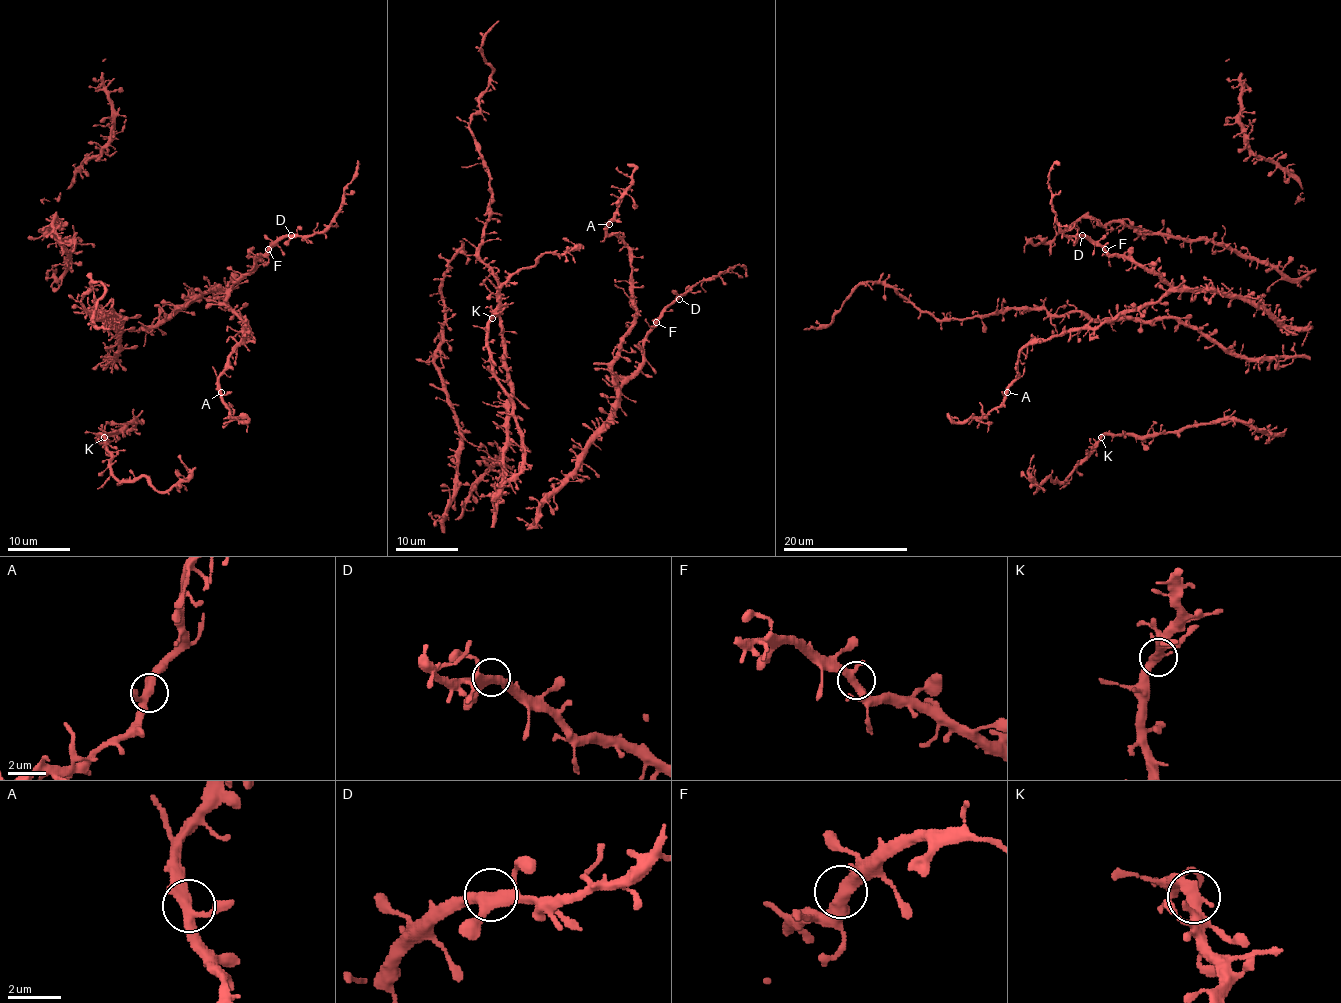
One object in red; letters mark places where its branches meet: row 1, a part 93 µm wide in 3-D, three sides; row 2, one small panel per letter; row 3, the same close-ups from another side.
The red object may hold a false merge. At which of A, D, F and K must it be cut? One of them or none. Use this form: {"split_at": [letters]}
{"split_at": []}

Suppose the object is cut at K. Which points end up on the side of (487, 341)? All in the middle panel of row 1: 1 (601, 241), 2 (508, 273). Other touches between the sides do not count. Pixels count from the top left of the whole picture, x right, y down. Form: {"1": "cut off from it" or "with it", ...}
{"1": "with it", "2": "cut off from it"}

